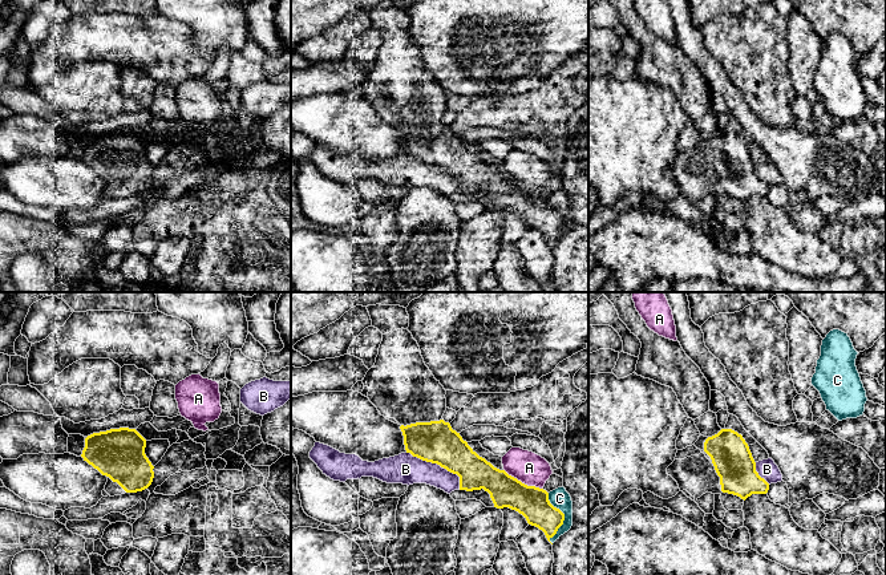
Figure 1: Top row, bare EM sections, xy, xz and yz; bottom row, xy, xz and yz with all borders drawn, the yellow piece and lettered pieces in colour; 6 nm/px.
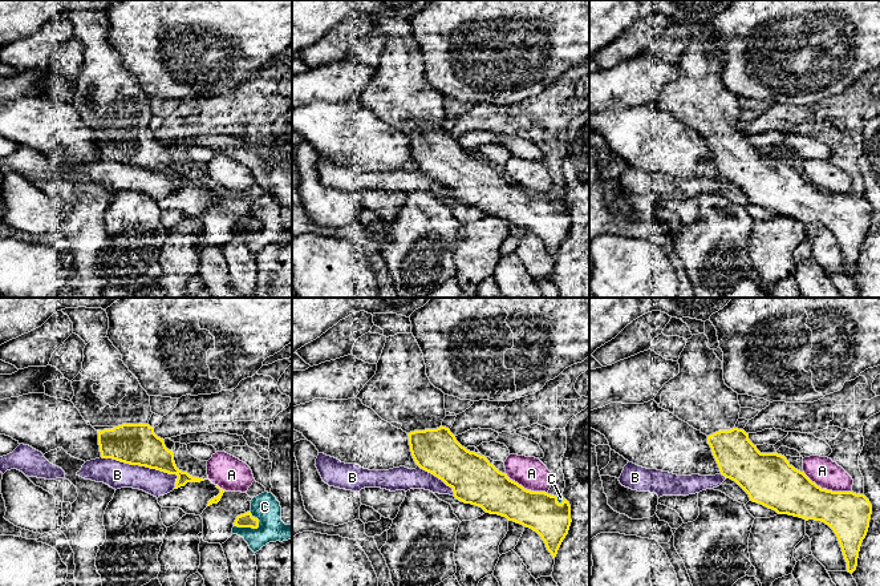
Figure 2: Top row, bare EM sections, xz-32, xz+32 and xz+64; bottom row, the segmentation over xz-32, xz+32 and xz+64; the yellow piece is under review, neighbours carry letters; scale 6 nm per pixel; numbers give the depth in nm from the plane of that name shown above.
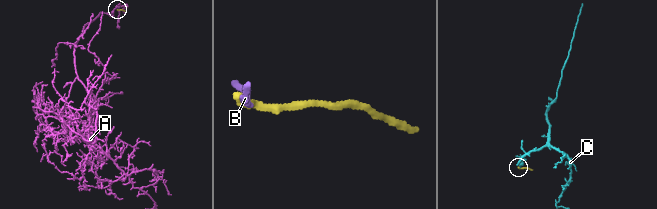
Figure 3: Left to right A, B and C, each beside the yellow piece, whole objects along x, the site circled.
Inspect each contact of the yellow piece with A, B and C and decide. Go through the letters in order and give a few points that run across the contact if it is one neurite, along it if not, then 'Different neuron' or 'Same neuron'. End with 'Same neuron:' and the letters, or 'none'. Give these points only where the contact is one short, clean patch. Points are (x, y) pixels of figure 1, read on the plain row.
A: Different neuron
B: Different neuron
C: Line: xz (547, 195), (563, 217), (551, 246). Different neuron
Same neuron: none

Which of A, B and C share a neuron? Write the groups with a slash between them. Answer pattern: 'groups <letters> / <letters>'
groups A / B / C

